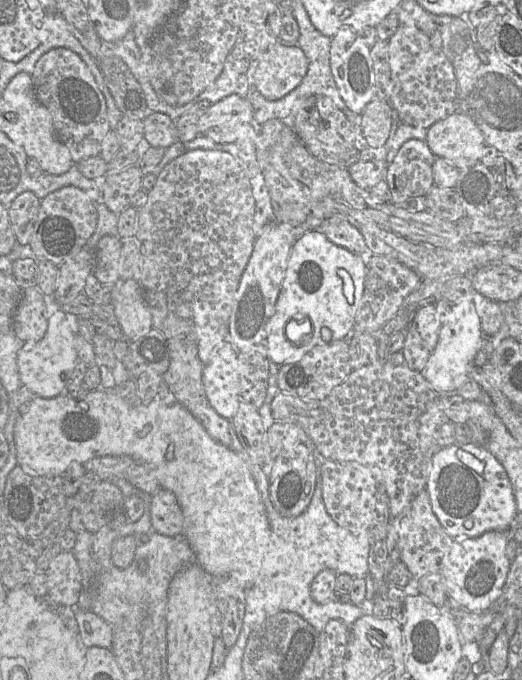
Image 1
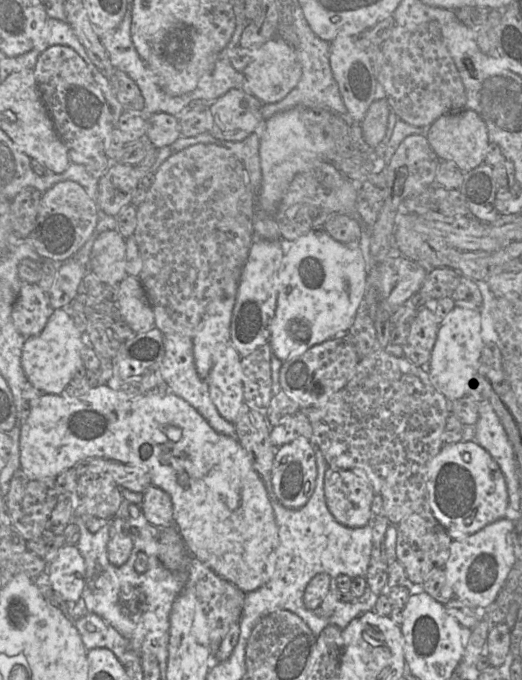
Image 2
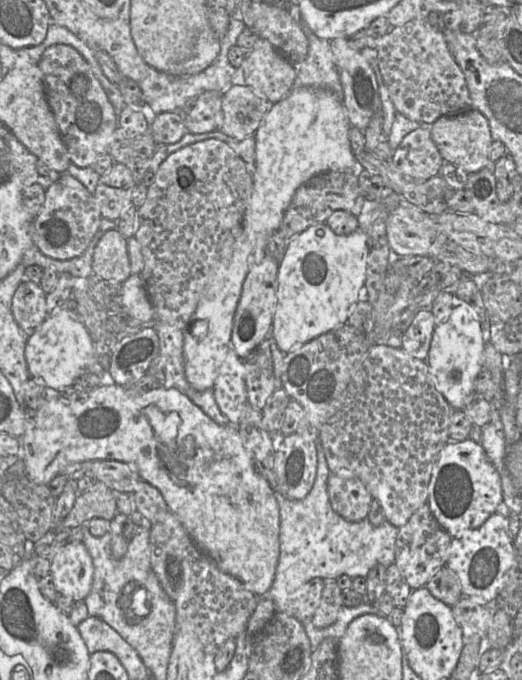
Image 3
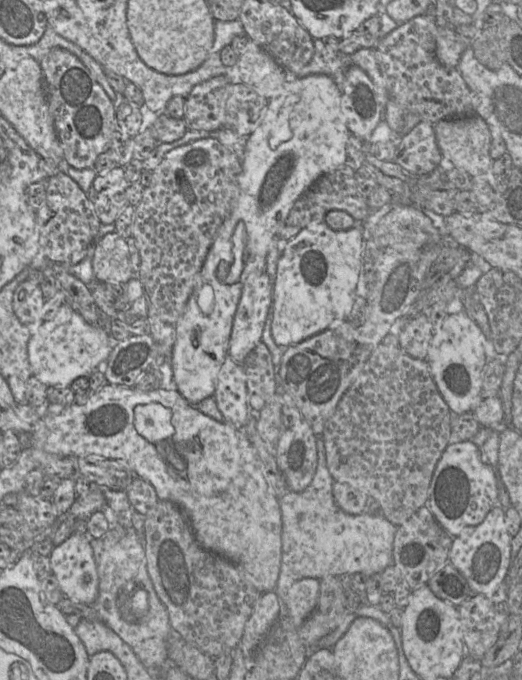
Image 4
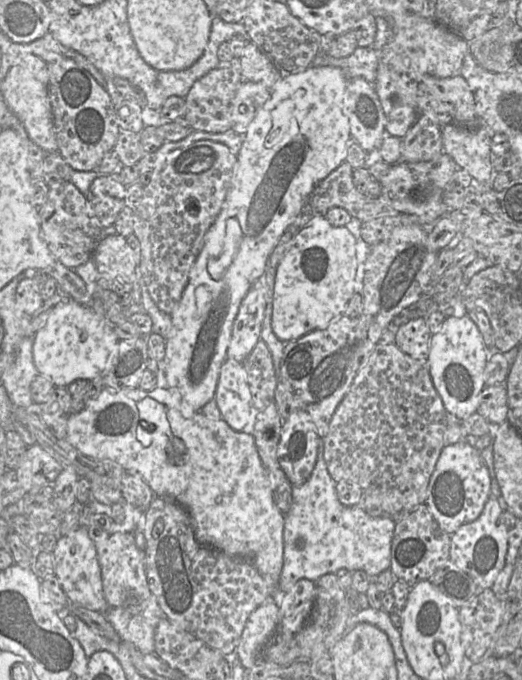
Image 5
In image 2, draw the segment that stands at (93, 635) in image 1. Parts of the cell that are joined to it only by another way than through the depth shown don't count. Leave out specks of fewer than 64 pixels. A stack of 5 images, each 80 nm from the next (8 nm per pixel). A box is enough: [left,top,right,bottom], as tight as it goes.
[75,614,130,661]

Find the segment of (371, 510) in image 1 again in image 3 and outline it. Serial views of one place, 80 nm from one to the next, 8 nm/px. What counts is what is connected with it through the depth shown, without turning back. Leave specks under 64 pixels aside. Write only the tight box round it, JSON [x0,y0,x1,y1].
[327,473,372,522]

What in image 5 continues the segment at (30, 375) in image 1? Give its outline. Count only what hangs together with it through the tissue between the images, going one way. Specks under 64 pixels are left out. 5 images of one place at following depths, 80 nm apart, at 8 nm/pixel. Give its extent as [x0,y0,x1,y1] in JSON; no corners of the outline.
[33,298,119,387]

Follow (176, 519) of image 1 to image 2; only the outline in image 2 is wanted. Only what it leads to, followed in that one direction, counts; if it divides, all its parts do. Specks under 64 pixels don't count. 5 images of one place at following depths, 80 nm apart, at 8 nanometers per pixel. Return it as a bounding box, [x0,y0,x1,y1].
[139,486,174,529]

